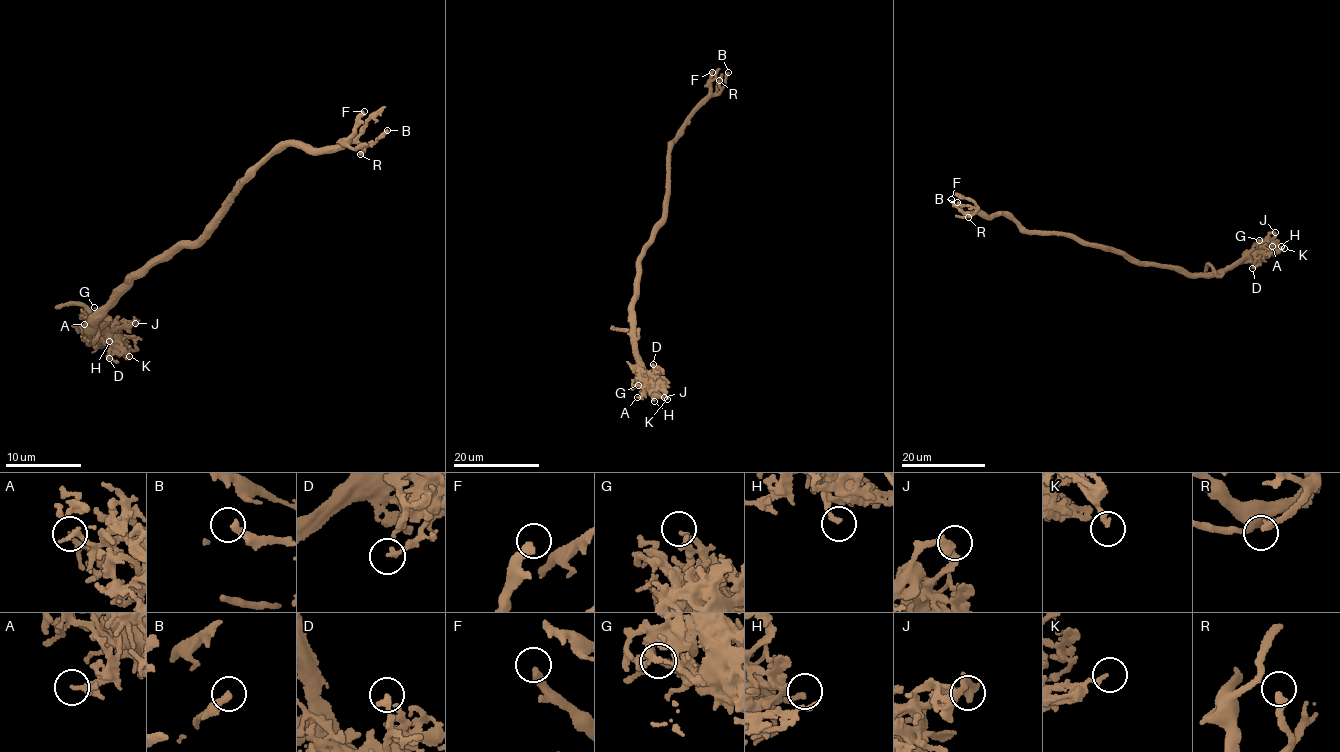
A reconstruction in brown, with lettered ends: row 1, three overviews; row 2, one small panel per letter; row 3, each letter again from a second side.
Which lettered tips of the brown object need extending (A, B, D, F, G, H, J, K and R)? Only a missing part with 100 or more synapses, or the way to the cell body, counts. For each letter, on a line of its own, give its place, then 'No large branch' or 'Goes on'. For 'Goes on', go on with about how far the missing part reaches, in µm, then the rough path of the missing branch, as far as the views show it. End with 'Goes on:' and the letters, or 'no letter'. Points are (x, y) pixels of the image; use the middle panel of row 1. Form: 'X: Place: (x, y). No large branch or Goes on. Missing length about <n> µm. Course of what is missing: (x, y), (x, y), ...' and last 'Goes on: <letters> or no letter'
A: Place: (637, 397). No large branch
B: Place: (728, 72). No large branch
D: Place: (653, 364). No large branch
F: Place: (712, 72). No large branch
G: Place: (638, 385). No large branch
H: Place: (654, 401). No large branch
J: Place: (664, 397). No large branch
K: Place: (667, 399). No large branch
R: Place: (719, 80). No large branch
Goes on: no letter

